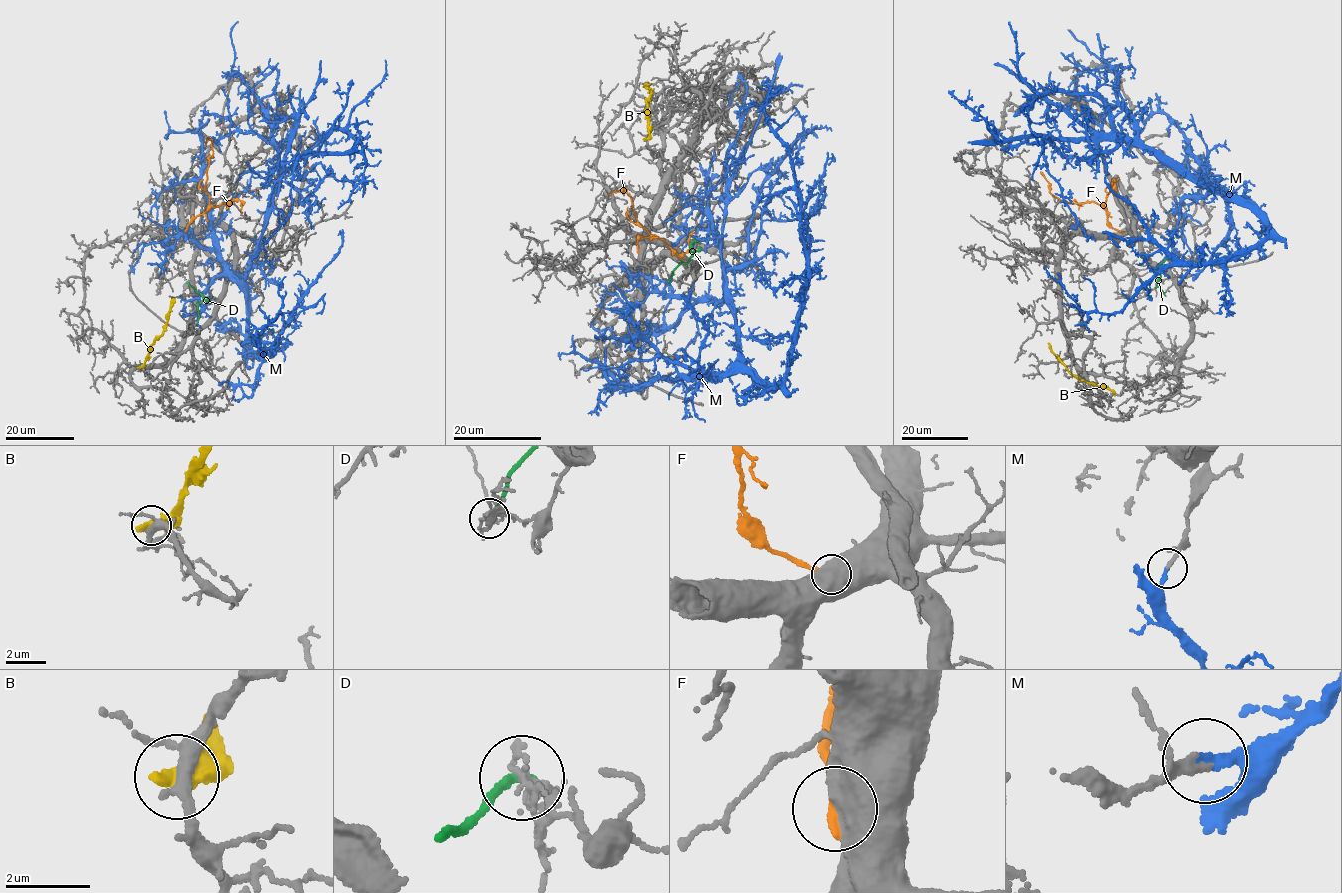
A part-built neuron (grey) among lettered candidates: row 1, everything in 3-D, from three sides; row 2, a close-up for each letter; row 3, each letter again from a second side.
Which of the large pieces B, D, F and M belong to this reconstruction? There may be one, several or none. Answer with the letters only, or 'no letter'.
no letter

